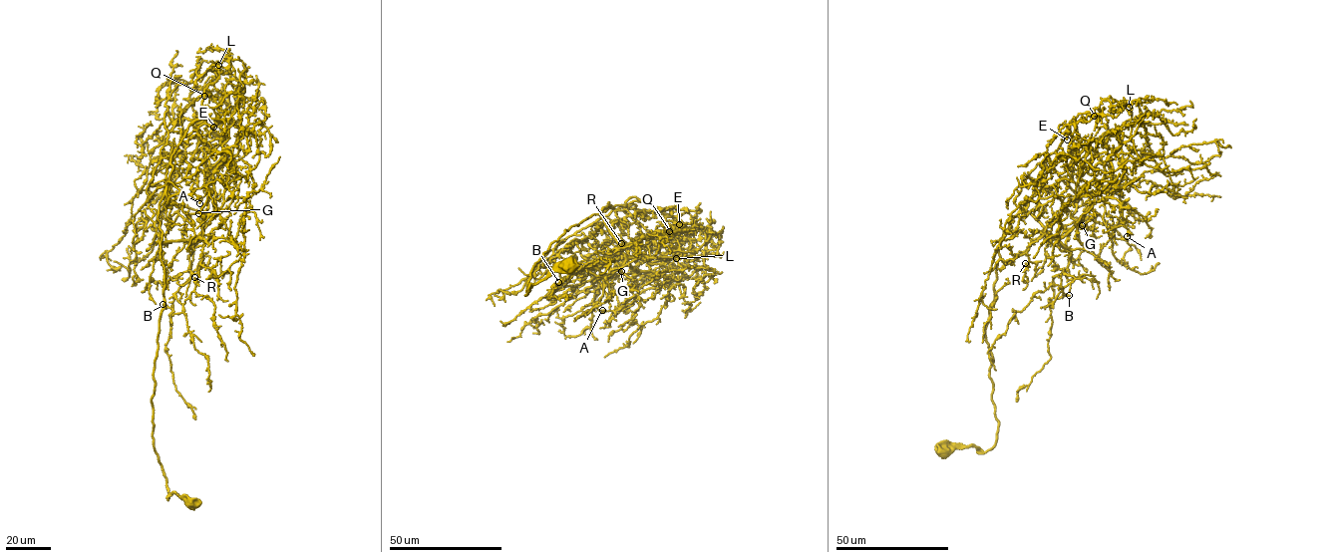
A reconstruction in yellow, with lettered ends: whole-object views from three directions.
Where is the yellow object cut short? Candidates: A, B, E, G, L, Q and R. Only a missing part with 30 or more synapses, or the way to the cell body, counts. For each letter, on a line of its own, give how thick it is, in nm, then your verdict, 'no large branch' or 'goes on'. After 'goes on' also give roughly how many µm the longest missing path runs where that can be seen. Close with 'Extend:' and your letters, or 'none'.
A: 280 nm thick; no large branch
B: 150 nm thick; no large branch
E: 400 nm thick; no large branch
G: 280 nm thick; goes on; about 30 µm are missing
L: 380 nm thick; no large branch
Q: 180 nm thick; goes on; about 20 µm are missing
R: 160 nm thick; no large branch
Extend: G, Q

